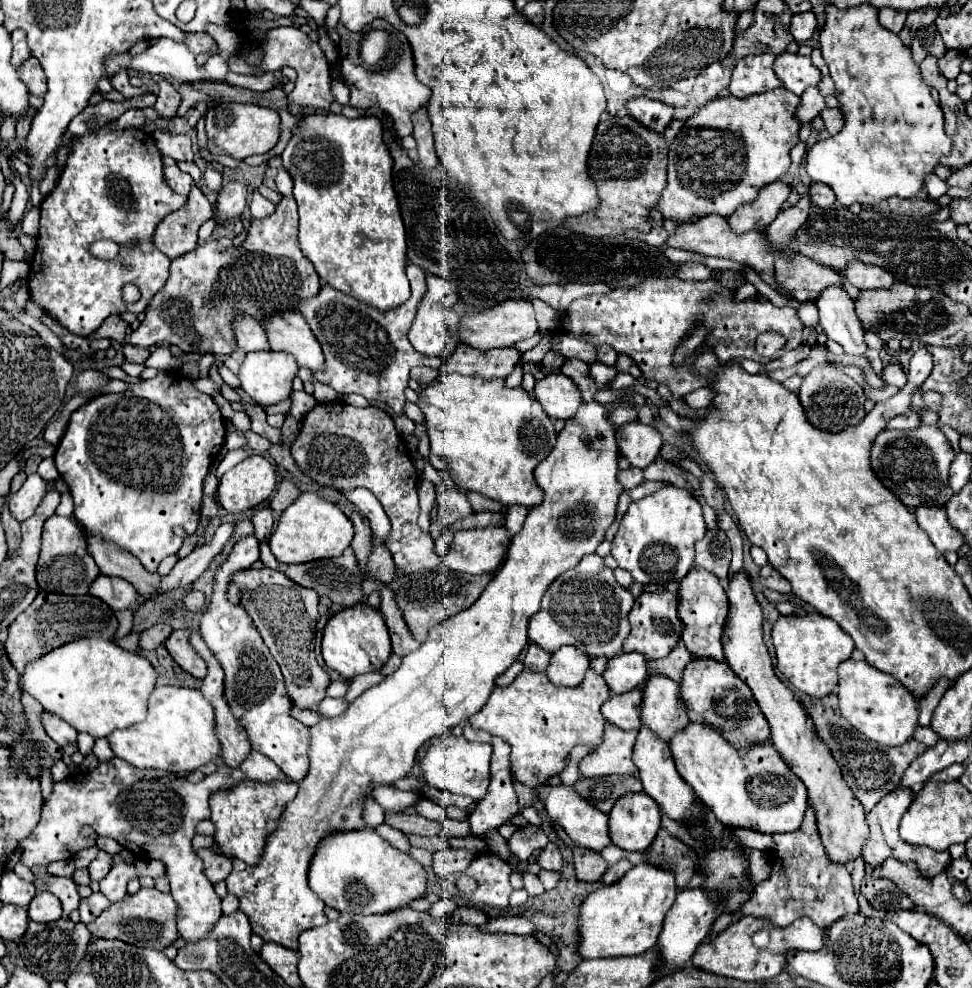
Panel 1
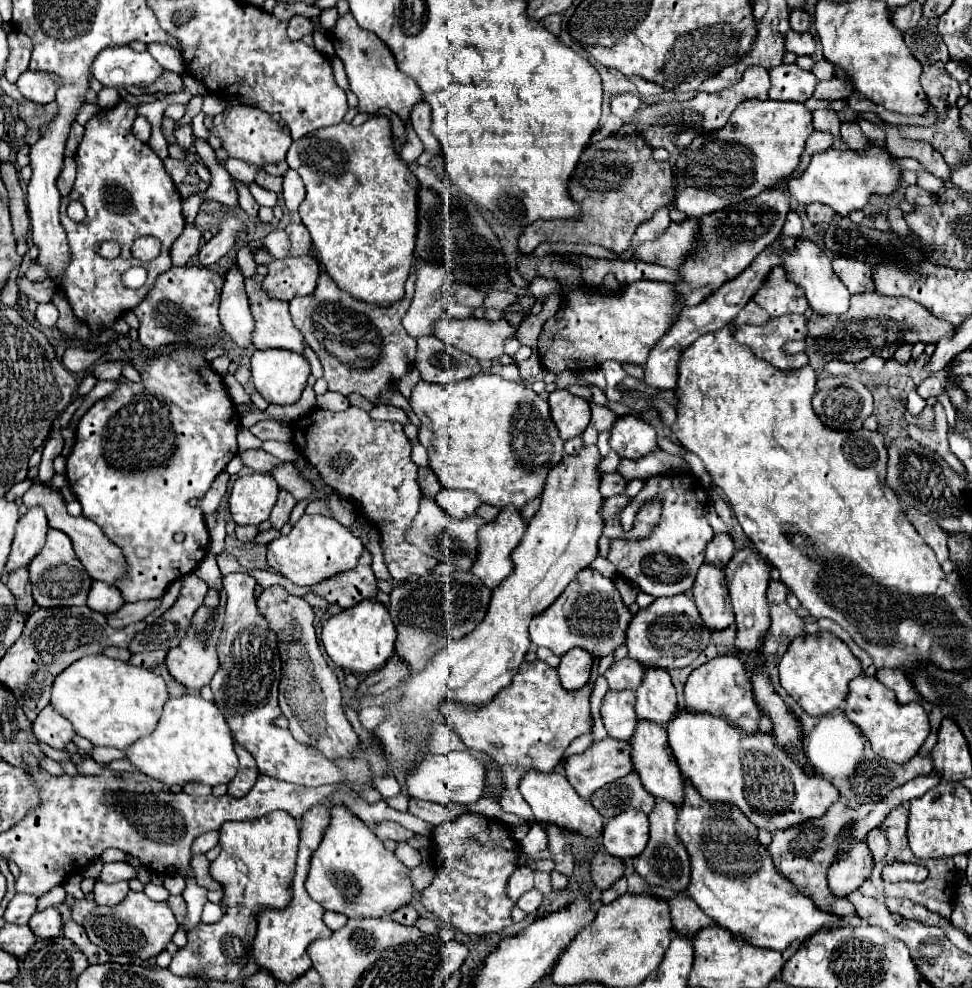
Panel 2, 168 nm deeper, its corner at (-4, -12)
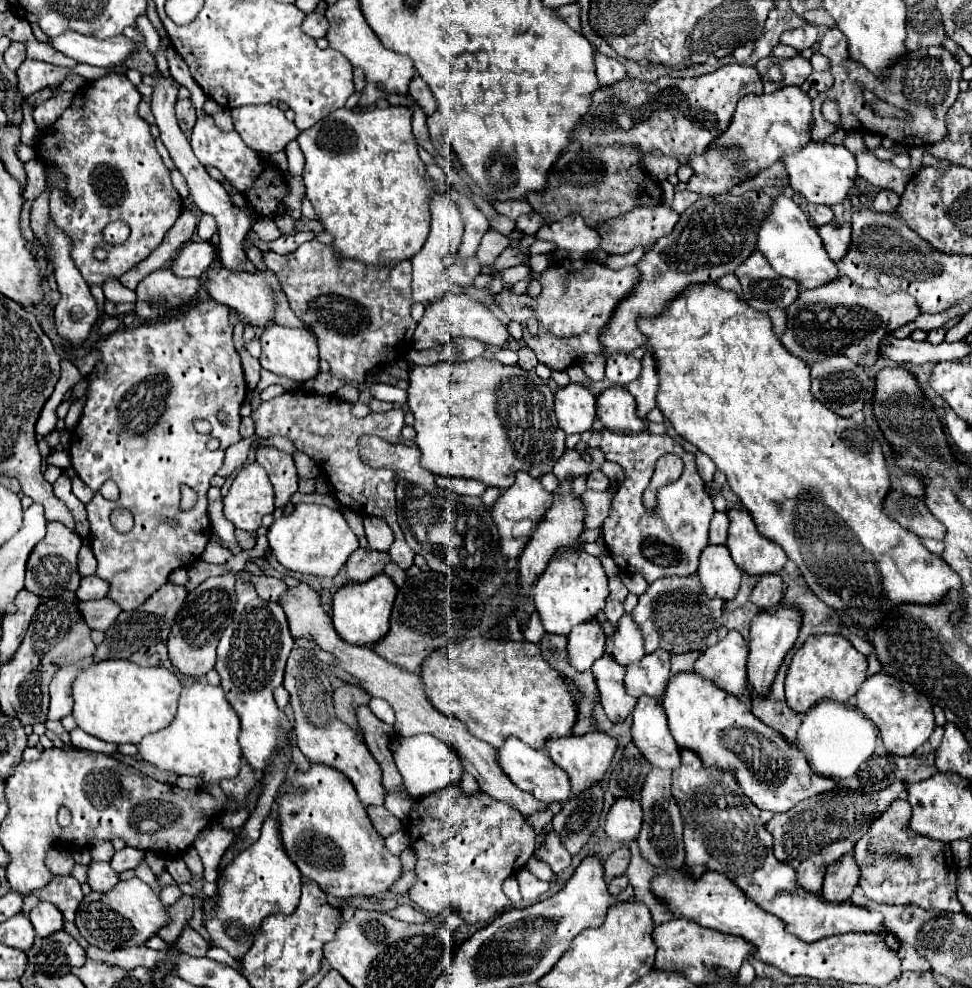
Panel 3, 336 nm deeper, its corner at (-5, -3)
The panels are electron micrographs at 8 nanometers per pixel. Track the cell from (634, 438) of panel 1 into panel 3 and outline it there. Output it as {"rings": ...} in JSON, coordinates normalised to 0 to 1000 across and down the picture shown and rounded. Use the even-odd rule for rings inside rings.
{"rings":[[[642,392],[621,394],[613,404],[613,418],[619,430],[628,436],[656,438],[665,434],[665,426],[654,420],[652,402]]]}

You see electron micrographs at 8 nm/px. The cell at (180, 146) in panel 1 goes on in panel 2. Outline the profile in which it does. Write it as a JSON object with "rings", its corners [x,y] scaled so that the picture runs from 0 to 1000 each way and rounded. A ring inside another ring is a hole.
{"rings":[[[192,126],[192,128],[184,128],[184,130],[180,132],[180,138],[182,138],[184,150],[186,150],[188,154],[194,154],[194,150],[197,150],[197,146],[199,146],[199,134],[197,134],[197,128],[194,128],[194,126]]]}

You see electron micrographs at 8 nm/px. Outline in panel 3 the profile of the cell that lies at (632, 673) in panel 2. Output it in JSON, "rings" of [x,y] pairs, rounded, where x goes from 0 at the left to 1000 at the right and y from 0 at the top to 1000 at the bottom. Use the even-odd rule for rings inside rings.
{"rings":[[[640,622],[632,643],[628,645],[626,659],[636,667],[640,673],[648,673],[660,667],[663,663],[663,647],[660,639],[656,639],[656,633],[648,622]]]}

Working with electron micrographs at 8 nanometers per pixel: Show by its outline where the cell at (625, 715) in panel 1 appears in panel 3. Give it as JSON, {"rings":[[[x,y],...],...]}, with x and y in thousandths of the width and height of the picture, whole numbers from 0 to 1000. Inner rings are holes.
{"rings":[[[619,663],[609,673],[609,681],[619,705],[619,716],[630,732],[640,732],[654,714],[654,707],[648,705],[642,697],[642,675],[630,665]]]}

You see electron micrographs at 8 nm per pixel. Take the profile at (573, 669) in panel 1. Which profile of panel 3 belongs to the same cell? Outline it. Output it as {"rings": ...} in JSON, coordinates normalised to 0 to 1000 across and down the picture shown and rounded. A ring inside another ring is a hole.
{"rings":[[[615,627],[611,631],[599,631],[591,635],[584,643],[584,661],[586,671],[595,679],[605,679],[613,667],[621,663],[623,643]]]}

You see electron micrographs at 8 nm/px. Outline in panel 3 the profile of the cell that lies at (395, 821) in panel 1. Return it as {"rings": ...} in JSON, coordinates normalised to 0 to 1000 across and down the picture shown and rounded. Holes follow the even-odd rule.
{"rings":[[[377,817],[377,823],[389,845],[395,849],[407,841],[414,841],[414,831],[405,827],[397,817]]]}

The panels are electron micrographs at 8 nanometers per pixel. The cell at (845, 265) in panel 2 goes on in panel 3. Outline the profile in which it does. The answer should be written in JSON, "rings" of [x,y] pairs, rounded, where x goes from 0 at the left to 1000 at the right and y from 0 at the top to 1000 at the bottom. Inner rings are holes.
{"rings":[[[866,226],[866,228],[848,228],[842,232],[844,240],[848,244],[848,250],[854,258],[856,264],[864,264],[870,258],[870,252],[874,248],[874,226]]]}

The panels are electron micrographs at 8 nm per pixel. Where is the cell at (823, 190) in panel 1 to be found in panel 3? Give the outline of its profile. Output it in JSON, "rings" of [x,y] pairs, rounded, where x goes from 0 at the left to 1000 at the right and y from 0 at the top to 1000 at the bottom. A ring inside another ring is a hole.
{"rings":[[[831,207],[831,218],[840,226],[840,230],[846,230],[846,228],[854,226],[856,220],[858,220],[856,212],[852,212],[852,210],[837,210],[837,207]]]}

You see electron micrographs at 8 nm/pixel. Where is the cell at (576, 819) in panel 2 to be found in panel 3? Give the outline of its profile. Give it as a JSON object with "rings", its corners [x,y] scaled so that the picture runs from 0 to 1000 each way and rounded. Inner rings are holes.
{"rings":[[[525,746],[525,748],[521,748],[521,754],[516,754],[512,758],[510,770],[512,770],[514,778],[525,786],[525,790],[531,797],[547,803],[553,811],[560,811],[560,813],[572,813],[572,811],[580,813],[580,811],[584,811],[584,805],[586,805],[584,784],[564,768],[562,760],[551,760],[551,758],[543,756],[541,752],[537,752],[535,748]]]}

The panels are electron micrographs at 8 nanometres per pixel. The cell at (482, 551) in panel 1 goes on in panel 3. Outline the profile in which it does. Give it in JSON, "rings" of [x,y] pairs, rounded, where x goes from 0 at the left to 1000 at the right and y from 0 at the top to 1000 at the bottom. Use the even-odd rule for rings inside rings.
{"rings":[[[533,477],[531,487],[527,489],[527,493],[523,493],[512,503],[512,507],[506,511],[506,523],[508,523],[510,531],[512,531],[516,562],[521,562],[523,566],[531,566],[537,560],[537,556],[545,548],[553,527],[558,525],[562,515],[568,511],[568,507],[570,507],[570,499],[564,499],[558,493],[556,485],[551,485],[547,481],[541,481],[541,477]]]}

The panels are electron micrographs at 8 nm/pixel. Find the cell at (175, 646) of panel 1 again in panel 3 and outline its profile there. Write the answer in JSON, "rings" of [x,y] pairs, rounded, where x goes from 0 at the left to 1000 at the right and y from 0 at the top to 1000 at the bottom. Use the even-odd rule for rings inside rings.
{"rings":[[[233,580],[226,584],[216,584],[212,586],[204,596],[195,598],[189,612],[185,614],[179,635],[175,637],[173,643],[173,661],[177,673],[198,685],[208,685],[222,673],[222,653],[224,647],[228,645],[228,639],[237,633],[241,614],[243,614],[243,596],[241,596],[241,582]]]}

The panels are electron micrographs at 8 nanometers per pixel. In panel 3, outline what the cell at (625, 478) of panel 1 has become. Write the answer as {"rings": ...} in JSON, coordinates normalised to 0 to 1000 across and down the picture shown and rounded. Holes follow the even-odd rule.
{"rings":[[[609,477],[603,485],[603,491],[605,495],[611,495],[611,497],[623,497],[626,495],[626,483],[619,479],[619,477]]]}

